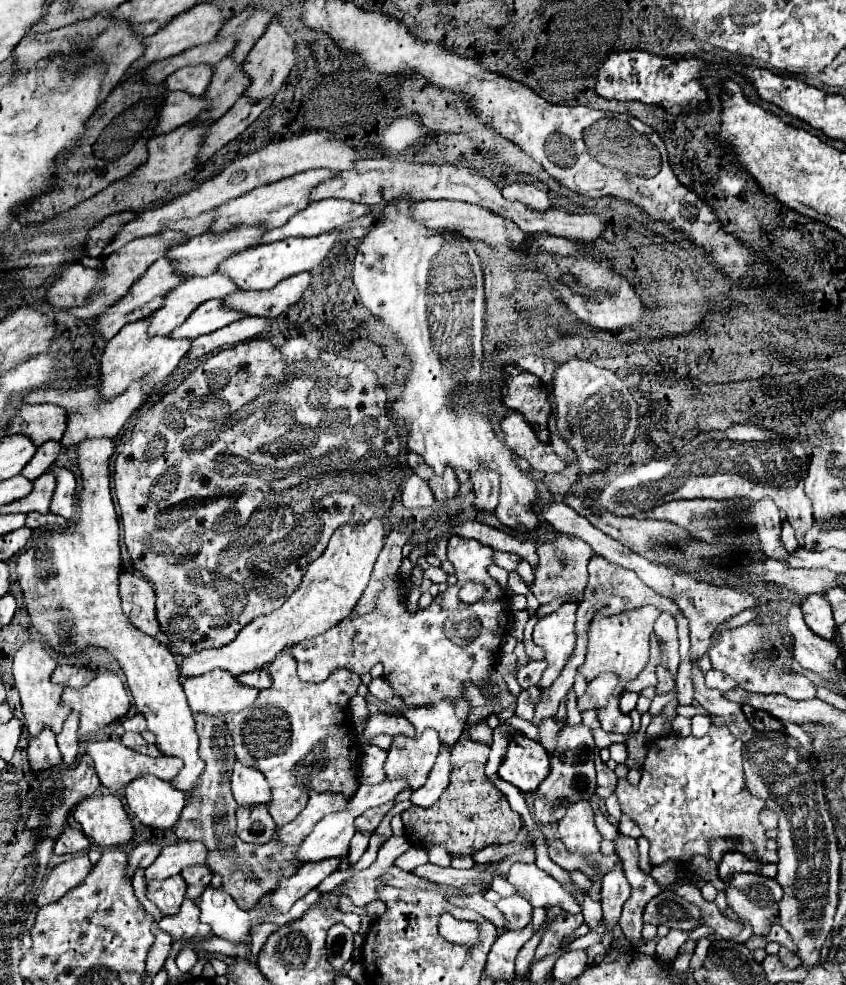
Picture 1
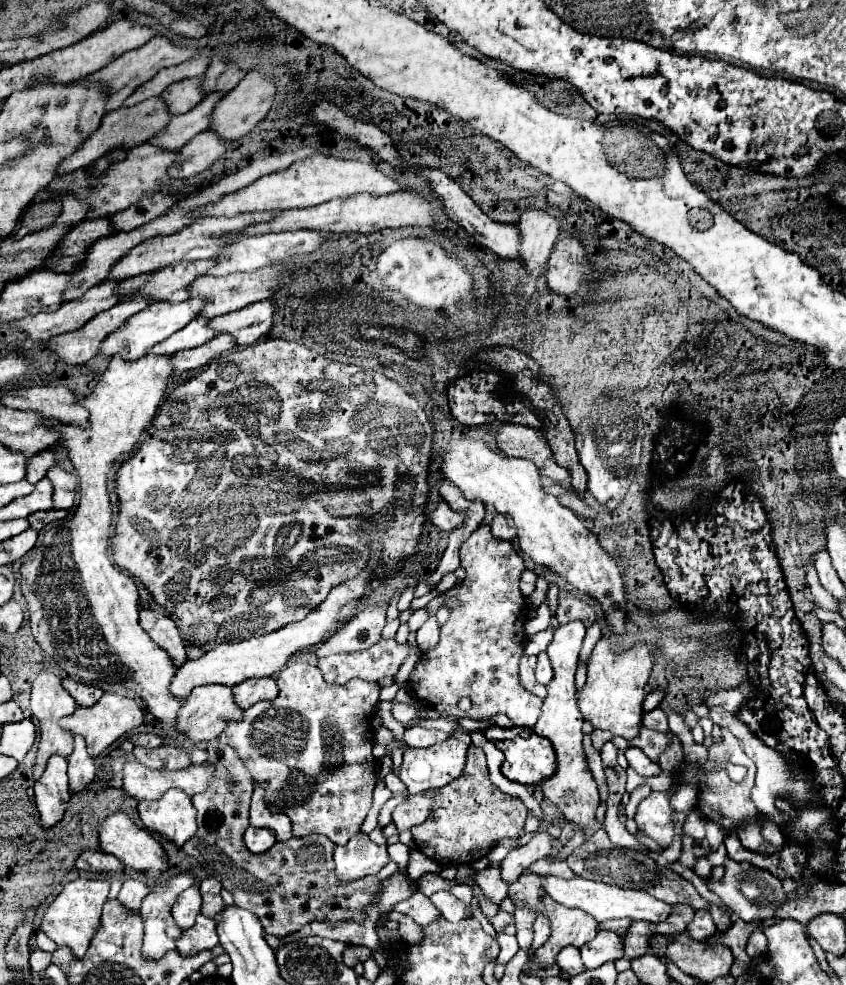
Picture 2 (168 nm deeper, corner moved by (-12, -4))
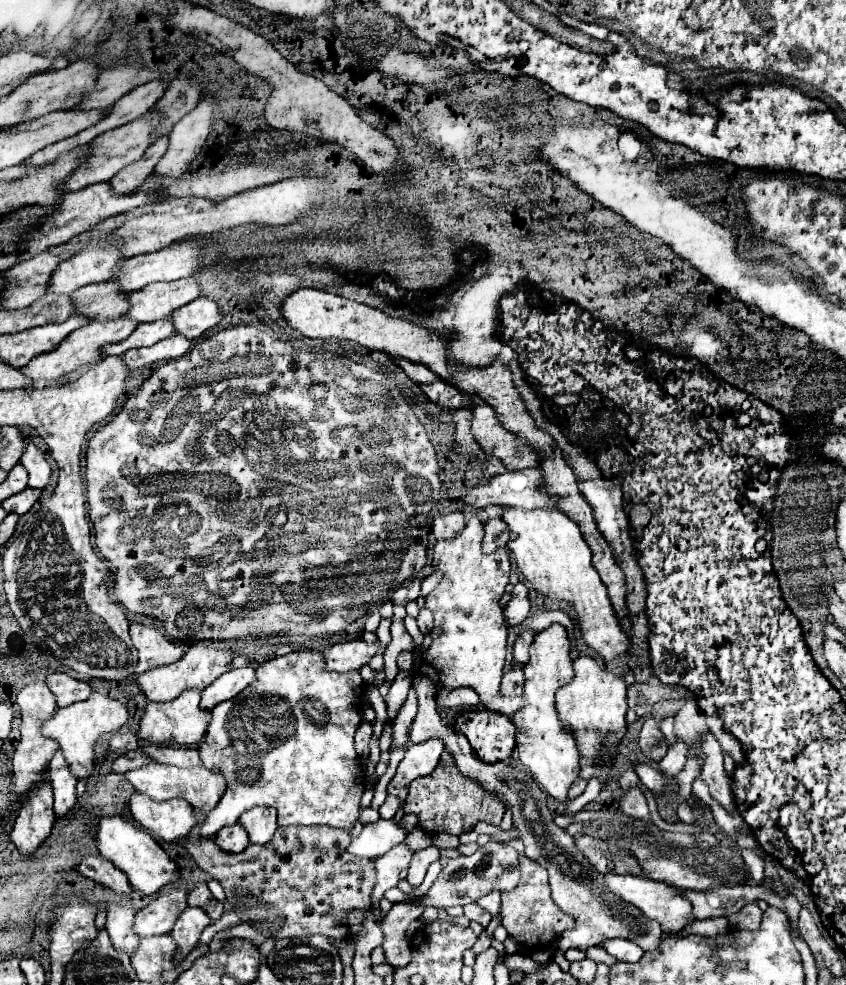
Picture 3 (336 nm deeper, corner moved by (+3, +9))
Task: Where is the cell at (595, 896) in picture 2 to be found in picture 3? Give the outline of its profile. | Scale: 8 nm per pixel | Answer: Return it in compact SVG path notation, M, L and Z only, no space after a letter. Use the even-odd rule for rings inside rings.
M606 874L604 882L614 894L622 896L626 902L640 908L648 918L658 920L660 926L664 928L664 934L680 932L684 926L688 926L688 924L692 924L696 920L694 914L692 914L692 904L686 898L682 898L680 890L674 888L674 886L668 886L664 882L656 882L656 880L650 880L650 878L620 876L620 874Z

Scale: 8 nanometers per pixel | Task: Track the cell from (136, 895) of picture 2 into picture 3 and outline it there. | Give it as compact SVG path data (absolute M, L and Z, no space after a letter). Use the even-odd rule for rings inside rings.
M108 904L106 930L110 934L112 946L116 946L116 950L120 952L126 952L128 956L136 952L136 944L138 944L138 938L132 932L132 924L134 924L134 910L130 906Z

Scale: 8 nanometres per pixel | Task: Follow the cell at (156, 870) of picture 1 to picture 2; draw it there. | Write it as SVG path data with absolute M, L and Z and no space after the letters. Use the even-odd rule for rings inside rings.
M181 871L181 873L169 873L169 877L161 883L157 883L153 887L153 891L143 899L141 905L141 915L145 919L145 937L143 937L143 957L149 959L159 959L163 957L167 951L175 949L175 939L181 935L181 929L175 925L173 917L171 917L171 905L175 903L177 895L181 891L185 891L187 887L191 887L195 883L195 875L193 871Z

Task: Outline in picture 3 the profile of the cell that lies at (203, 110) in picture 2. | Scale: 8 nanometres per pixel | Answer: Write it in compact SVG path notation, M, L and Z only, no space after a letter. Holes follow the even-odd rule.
M148 112L134 122L128 122L116 130L100 134L94 142L90 142L92 156L88 156L88 160L84 160L84 168L80 168L82 172L76 172L76 176L72 176L72 180L68 180L68 188L64 188L64 192L74 192L76 188L86 188L88 184L96 184L96 182L108 182L118 170L140 160L142 154L146 152L146 148L152 144L150 134L158 122L160 122L160 118L154 112Z

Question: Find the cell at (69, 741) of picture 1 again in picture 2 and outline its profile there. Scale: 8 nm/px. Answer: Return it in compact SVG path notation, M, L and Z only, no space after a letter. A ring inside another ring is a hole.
M75 735L75 749L69 755L69 791L85 789L95 777L95 763L87 753L83 737Z

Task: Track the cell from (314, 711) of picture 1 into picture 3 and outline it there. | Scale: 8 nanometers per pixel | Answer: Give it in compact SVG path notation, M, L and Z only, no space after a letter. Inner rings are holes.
M290 652L286 656L278 656L278 658L272 658L264 664L260 664L256 668L256 680L244 688L244 692L240 692L240 696L234 696L232 700L226 700L226 702L220 702L214 710L212 710L212 722L208 726L208 732L204 736L204 740L200 742L200 758L204 762L204 766L208 770L216 770L220 772L222 776L226 776L228 780L228 790L226 794L222 796L220 804L206 816L206 820L202 822L200 826L200 836L202 838L212 838L216 836L216 832L224 826L232 826L238 822L240 814L248 812L248 808L254 808L254 806L272 806L278 810L278 824L280 826L290 826L290 824L302 824L302 826L312 826L312 824L326 824L326 826L334 826L334 828L344 828L344 830L352 830L354 824L358 822L358 810L360 810L360 798L362 798L362 792L366 790L366 774L364 774L364 768L362 768L362 762L354 750L354 732L362 720L358 708L362 704L362 694L364 694L364 682L362 682L362 676L360 672L328 672L324 668L324 658L320 656L320 652ZM268 718L268 742L254 742L254 748L218 748L218 746L212 746L210 742L246 742L248 740L248 734L256 732L256 728L260 728L264 724L264 720Z

